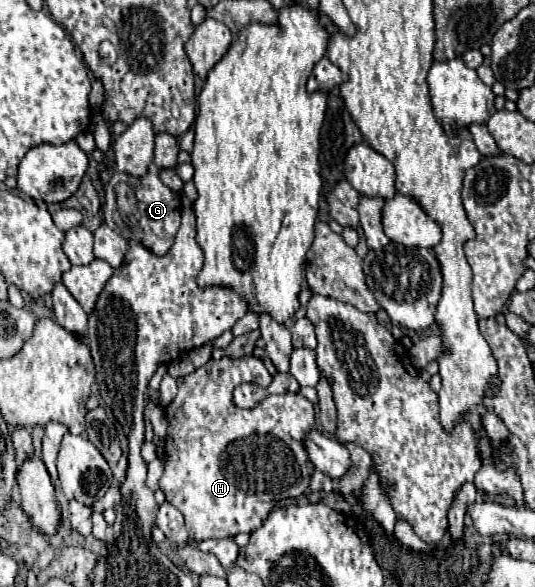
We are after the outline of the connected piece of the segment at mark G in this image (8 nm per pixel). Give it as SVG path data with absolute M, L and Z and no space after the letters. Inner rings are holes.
M151 169L143 177L131 177L127 173L115 171L115 175L105 185L105 205L103 205L105 223L111 229L115 229L119 235L123 235L127 241L141 243L157 257L163 257L175 241L175 233L181 223L181 209L179 207L181 207L179 197L167 185L163 185L157 169L155 171ZM129 223L133 223L137 227L133 233L125 231L125 227Z

